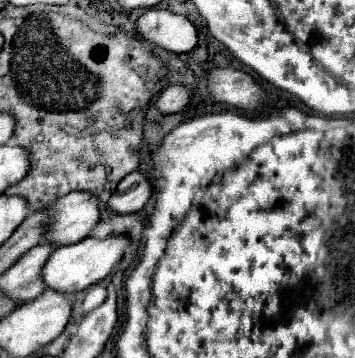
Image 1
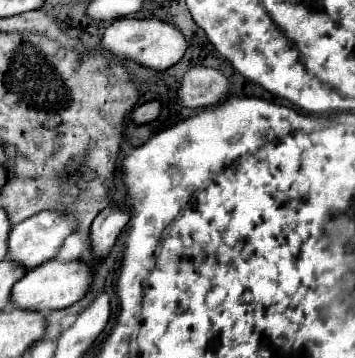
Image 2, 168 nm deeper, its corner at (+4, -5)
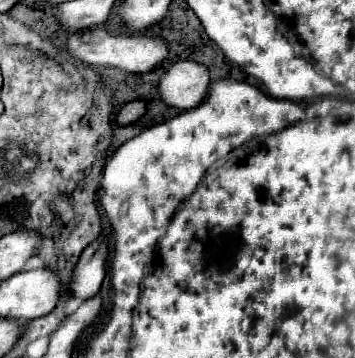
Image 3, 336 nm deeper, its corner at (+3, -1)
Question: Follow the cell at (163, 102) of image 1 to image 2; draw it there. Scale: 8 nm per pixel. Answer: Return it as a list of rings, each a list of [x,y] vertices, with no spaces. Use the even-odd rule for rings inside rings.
[[[147,101],[147,103],[143,103],[143,105],[139,105],[139,107],[135,107],[135,111],[133,111],[133,121],[135,123],[151,123],[151,121],[155,121],[157,117],[159,117],[159,113],[161,113],[161,103],[159,101]]]

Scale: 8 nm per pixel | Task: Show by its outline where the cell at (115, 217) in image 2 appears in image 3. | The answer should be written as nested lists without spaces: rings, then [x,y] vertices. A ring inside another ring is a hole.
[[[102,237],[82,251],[76,267],[72,269],[72,277],[68,285],[68,291],[72,297],[86,301],[98,293],[104,279],[106,253],[108,253],[108,247]]]

